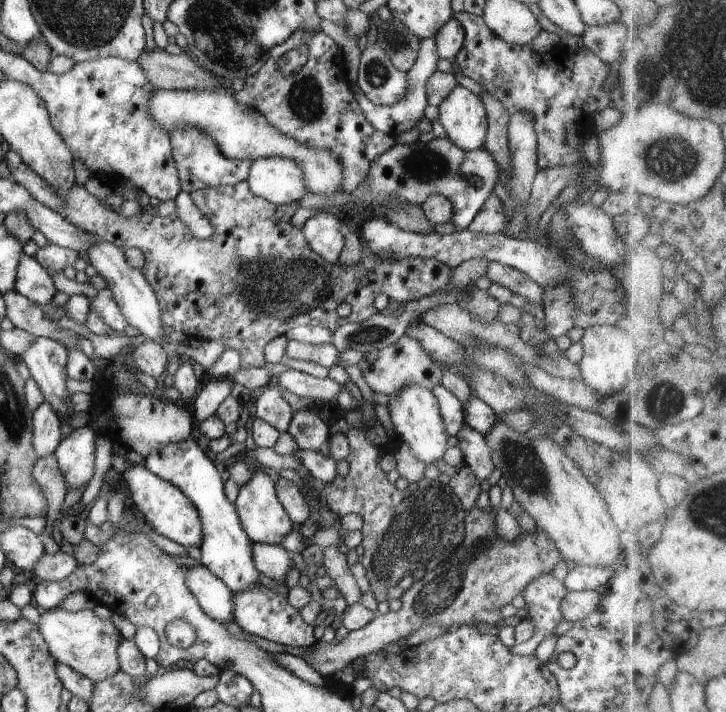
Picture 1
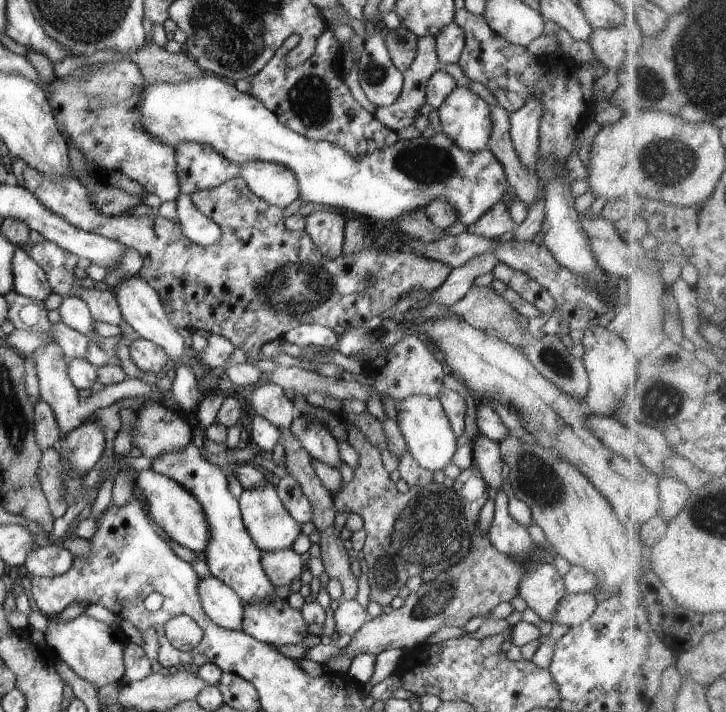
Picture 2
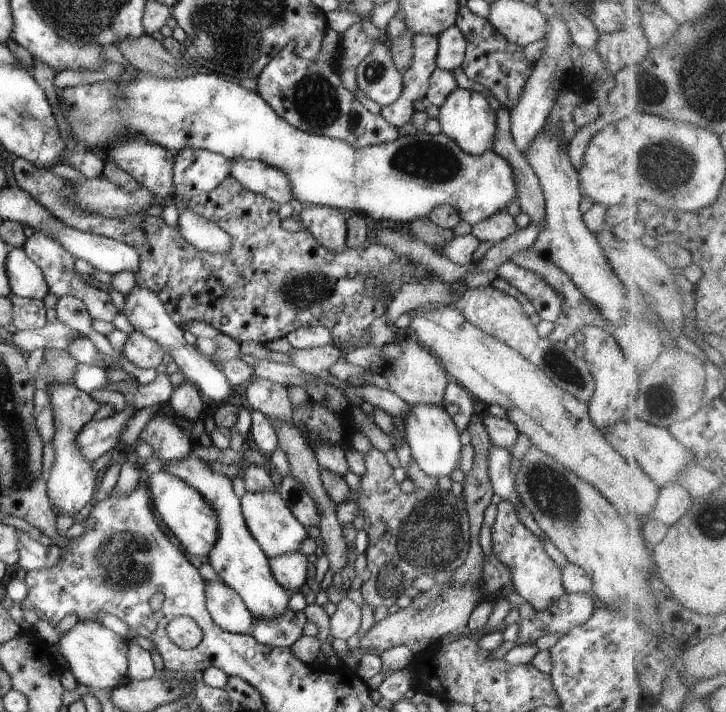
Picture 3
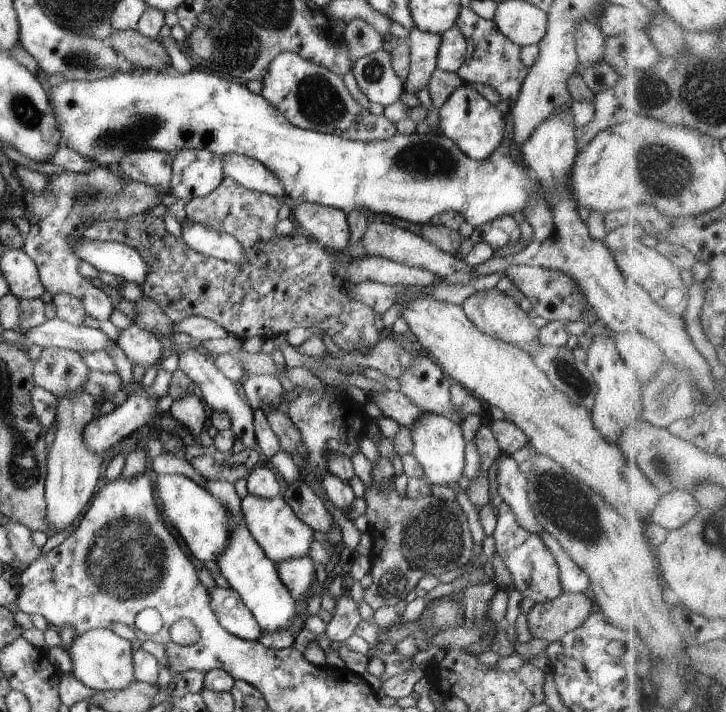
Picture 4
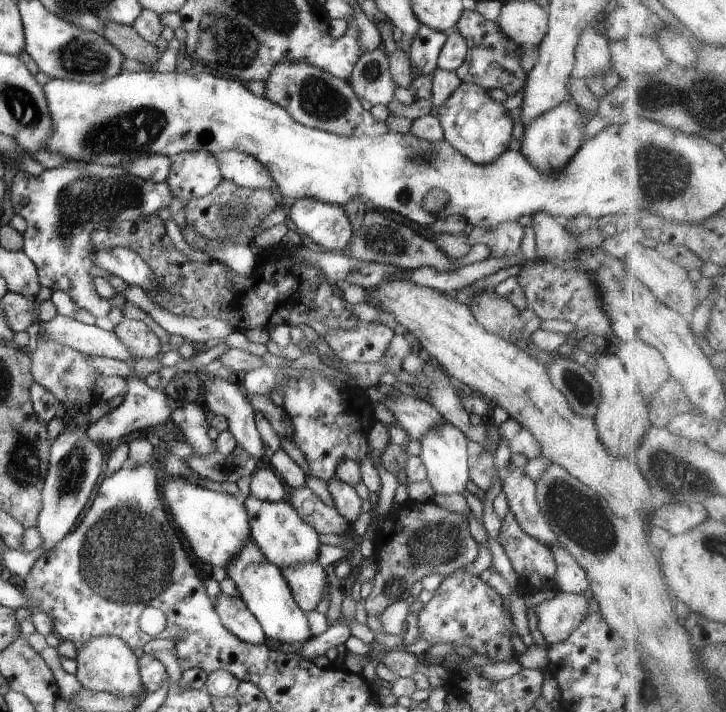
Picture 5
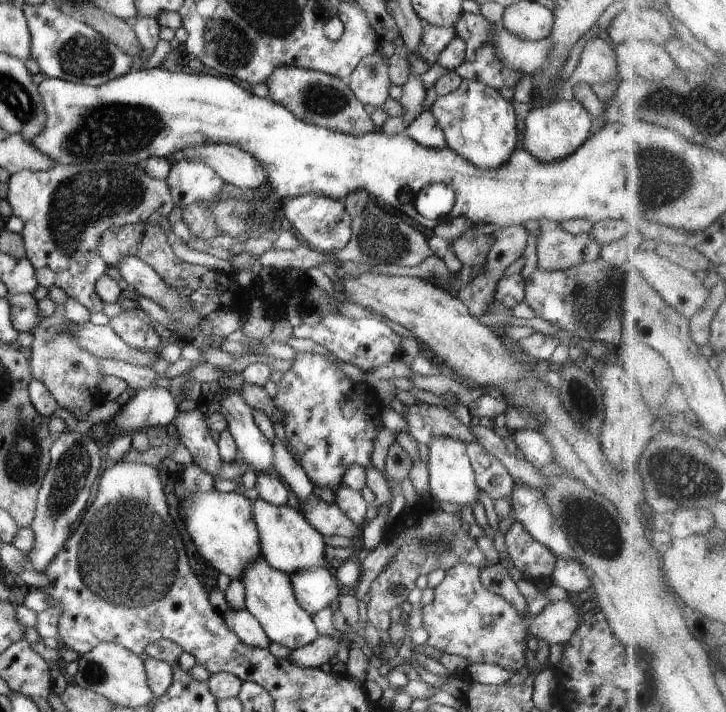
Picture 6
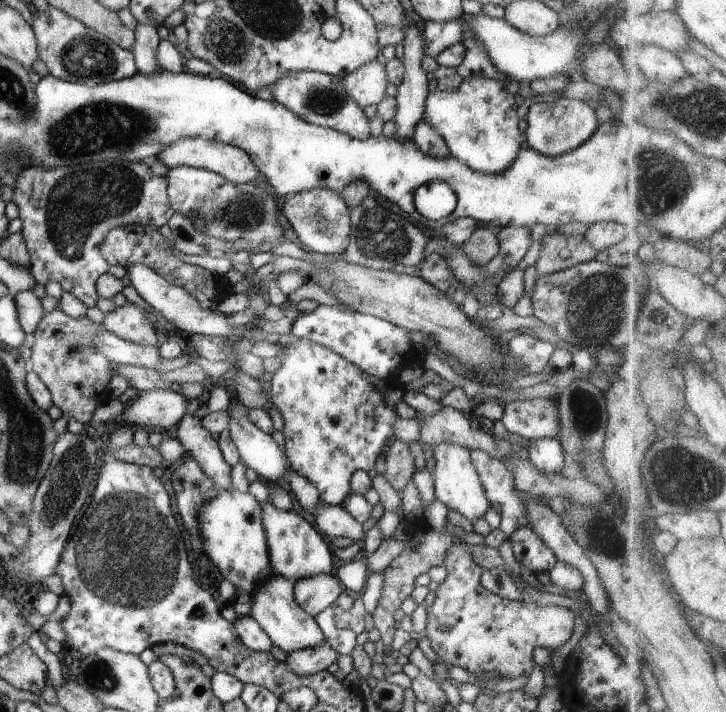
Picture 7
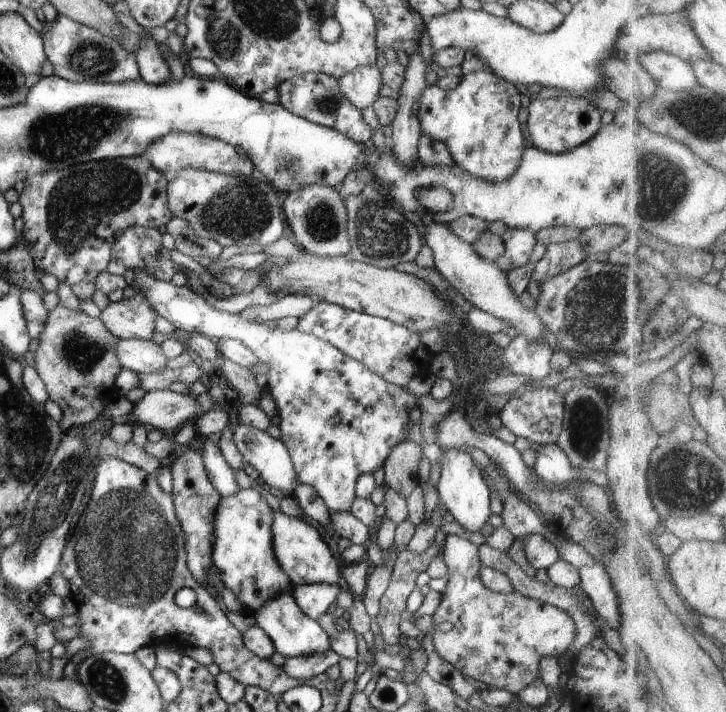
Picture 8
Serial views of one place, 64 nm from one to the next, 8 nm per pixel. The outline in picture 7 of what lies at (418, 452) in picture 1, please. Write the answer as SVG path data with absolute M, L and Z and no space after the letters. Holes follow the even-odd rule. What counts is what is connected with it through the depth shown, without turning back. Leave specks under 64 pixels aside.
M440 443L433 447L432 453L436 461L432 472L436 500L440 500L448 509L462 514L470 522L484 518L492 503L486 496L486 490L480 484L480 477L472 464L469 449L458 444Z

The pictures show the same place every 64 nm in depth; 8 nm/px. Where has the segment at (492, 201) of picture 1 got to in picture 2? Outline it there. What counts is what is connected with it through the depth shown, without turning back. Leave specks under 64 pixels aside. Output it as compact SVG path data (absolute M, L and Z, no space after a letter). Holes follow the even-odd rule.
M504 201L494 202L484 216L480 216L474 224L467 226L467 231L472 234L480 234L486 238L500 238L502 234L510 232L515 223L508 212Z

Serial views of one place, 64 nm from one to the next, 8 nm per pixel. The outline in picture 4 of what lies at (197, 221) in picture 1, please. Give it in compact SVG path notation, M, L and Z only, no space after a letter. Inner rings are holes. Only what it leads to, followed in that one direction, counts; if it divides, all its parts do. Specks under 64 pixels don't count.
M188 218L181 225L181 239L192 250L208 257L222 258L222 260L234 262L234 264L246 262L244 248L231 234L214 232Z

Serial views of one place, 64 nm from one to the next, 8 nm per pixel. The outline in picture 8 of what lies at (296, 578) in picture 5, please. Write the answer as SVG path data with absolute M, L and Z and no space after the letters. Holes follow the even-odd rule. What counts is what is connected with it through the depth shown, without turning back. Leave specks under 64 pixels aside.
M326 582L300 584L300 586L295 586L292 596L304 614L318 620L320 616L332 612L332 605L336 602L336 596L343 589L343 585L326 584Z

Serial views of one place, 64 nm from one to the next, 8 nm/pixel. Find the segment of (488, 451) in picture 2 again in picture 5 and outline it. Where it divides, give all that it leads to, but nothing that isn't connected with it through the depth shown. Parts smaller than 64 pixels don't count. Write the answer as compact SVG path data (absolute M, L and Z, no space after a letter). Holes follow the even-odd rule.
M512 464L512 470L503 477L502 492L504 492L509 510L522 530L546 544L559 544L558 534L550 528L538 500L536 500L536 485L521 468Z

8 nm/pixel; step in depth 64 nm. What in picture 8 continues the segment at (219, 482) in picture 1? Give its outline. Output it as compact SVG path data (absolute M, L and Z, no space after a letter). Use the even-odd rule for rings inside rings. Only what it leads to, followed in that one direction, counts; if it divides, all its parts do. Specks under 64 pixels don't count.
M282 594L278 598L268 598L260 610L253 613L255 624L272 639L274 648L284 658L294 656L312 656L312 654L326 654L330 648L330 638L317 620L304 614L292 594Z

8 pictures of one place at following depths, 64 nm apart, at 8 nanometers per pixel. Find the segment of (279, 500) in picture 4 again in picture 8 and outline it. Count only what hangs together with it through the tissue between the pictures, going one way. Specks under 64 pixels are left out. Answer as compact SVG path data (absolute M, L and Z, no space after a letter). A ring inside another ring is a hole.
M272 510L272 550L276 562L295 586L316 582L342 585L338 560L334 558L318 530L302 518L292 518L280 510Z

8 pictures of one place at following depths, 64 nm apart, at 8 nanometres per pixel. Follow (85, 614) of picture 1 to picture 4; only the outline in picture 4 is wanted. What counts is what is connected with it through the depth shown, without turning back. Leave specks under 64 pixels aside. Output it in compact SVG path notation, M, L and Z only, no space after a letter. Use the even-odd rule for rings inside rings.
M94 628L77 634L66 650L72 660L72 674L82 684L97 691L122 690L134 682L132 644L108 628Z

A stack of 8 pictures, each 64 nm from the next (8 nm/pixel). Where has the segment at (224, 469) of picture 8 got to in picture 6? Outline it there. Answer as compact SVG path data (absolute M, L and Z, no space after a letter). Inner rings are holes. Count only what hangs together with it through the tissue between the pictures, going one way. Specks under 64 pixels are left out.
M197 407L191 411L179 410L172 426L178 431L179 442L190 451L196 465L216 476L223 460L206 421L205 412Z

